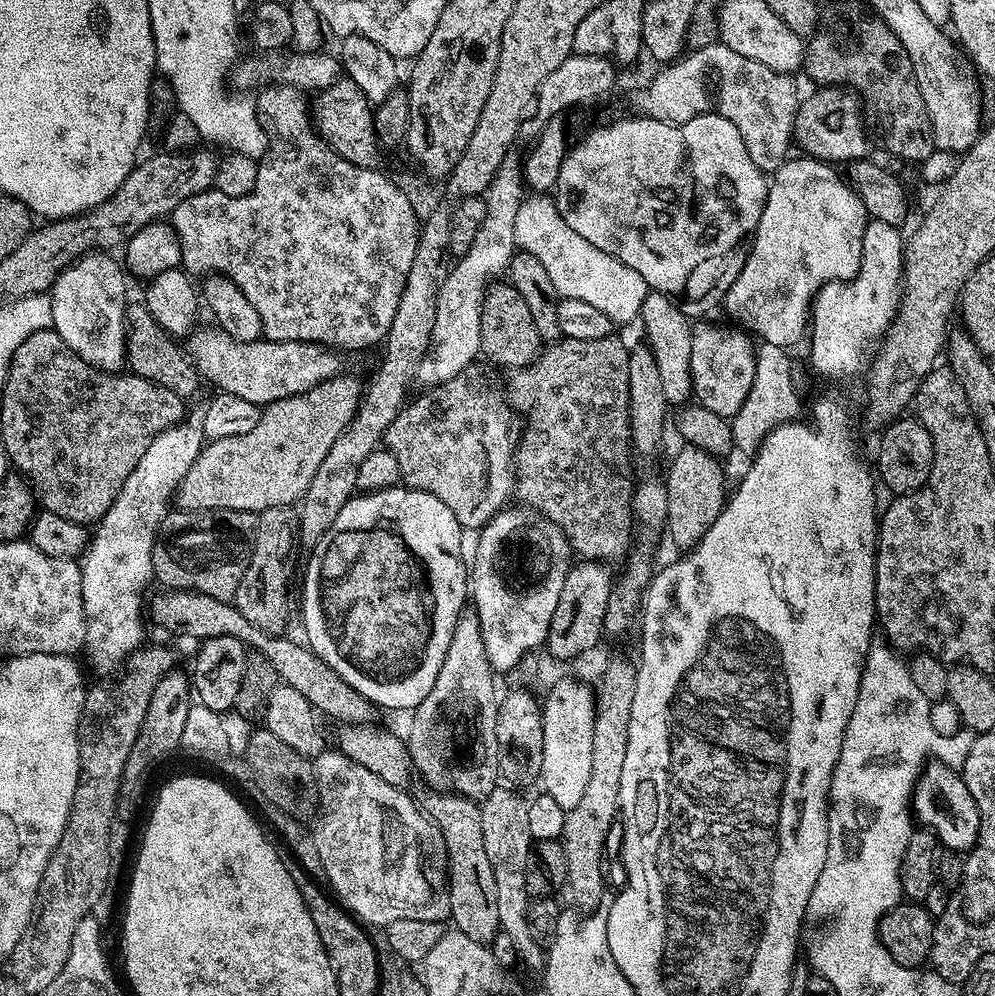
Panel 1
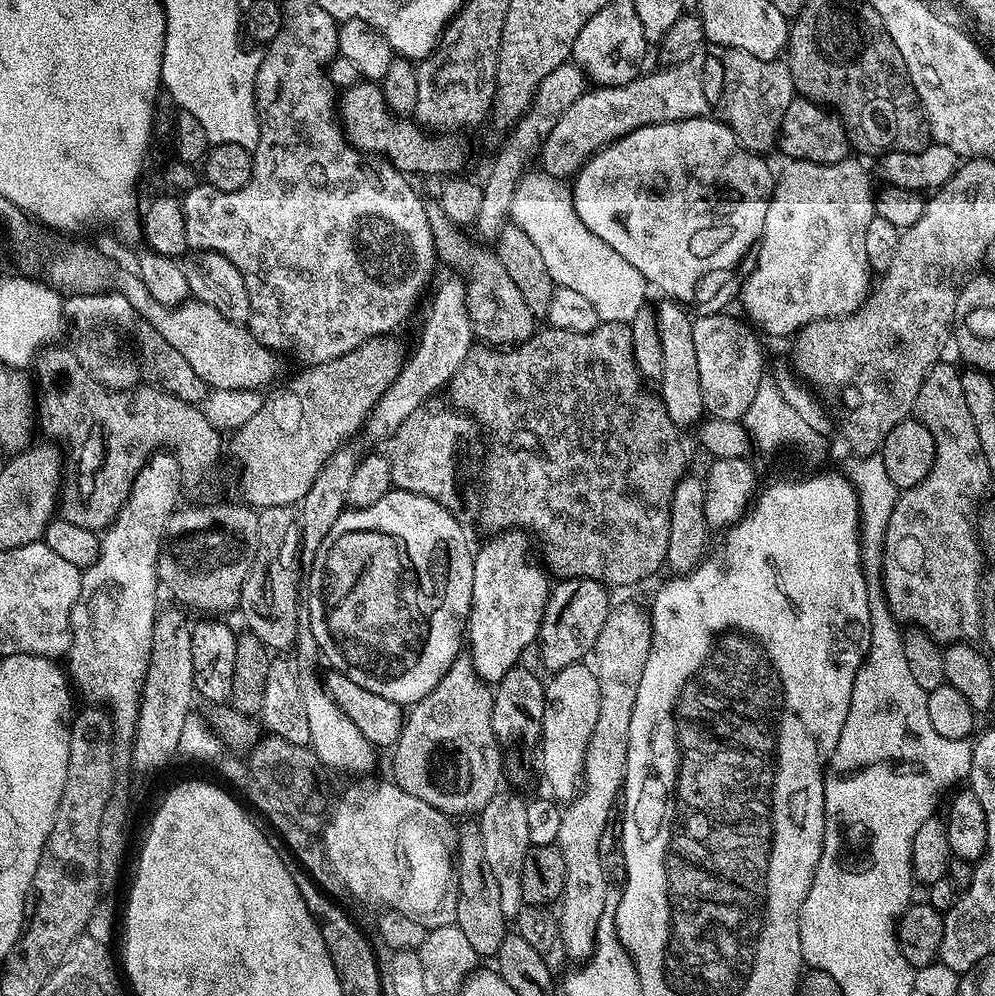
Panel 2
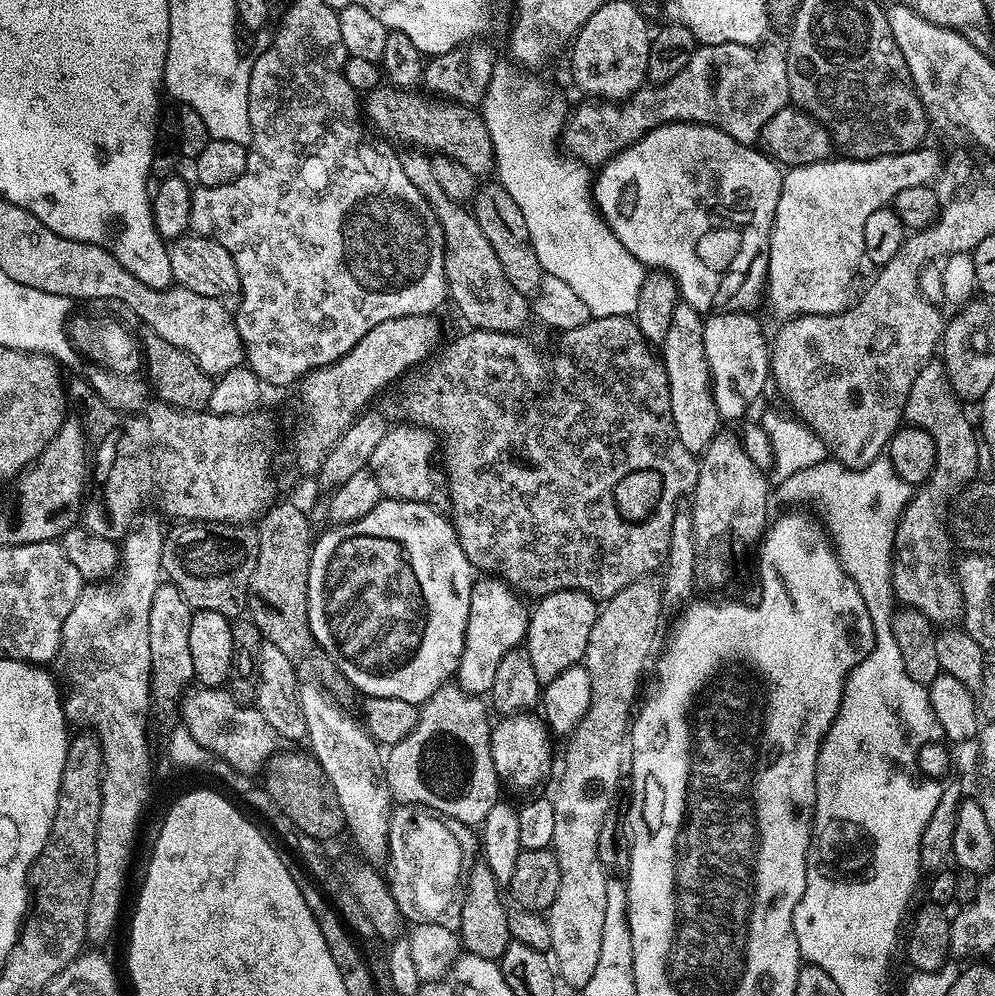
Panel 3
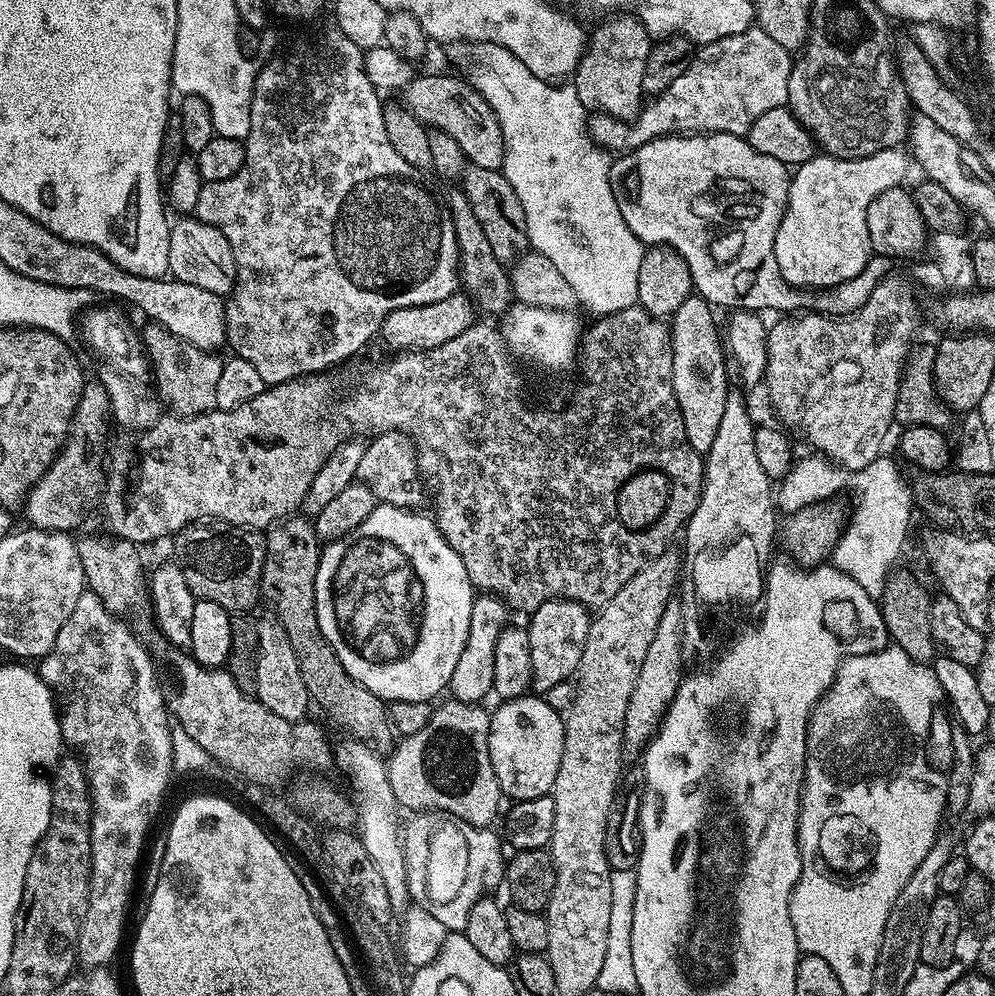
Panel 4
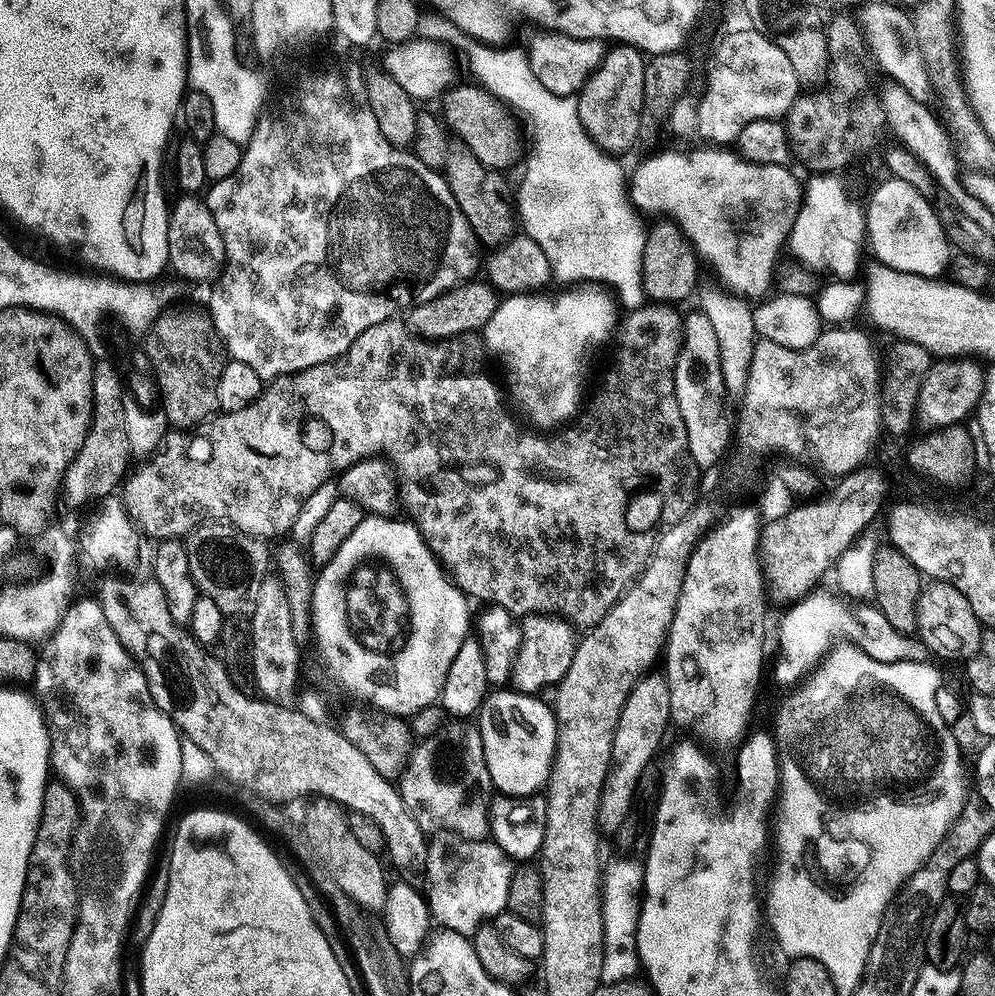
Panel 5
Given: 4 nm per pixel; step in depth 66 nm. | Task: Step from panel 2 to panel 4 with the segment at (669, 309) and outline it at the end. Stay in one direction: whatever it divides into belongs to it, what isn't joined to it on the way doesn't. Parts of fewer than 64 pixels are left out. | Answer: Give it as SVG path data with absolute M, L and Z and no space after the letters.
M693 294L682 302L682 306L678 306L670 318L674 398L678 400L686 438L692 449L701 454L707 454L710 446L714 446L714 434L718 434L718 426L722 423L730 388L724 374L726 356L712 312L713 305L707 304L698 294Z

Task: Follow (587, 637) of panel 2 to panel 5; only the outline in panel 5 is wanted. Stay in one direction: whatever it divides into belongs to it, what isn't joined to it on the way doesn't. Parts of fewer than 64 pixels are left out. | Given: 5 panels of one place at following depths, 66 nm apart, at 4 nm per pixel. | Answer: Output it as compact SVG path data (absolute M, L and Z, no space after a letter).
M538 612L523 617L520 620L520 629L522 642L511 678L515 691L538 694L544 687L559 685L566 670L570 670L570 662L574 662L578 632L572 621L559 614Z

